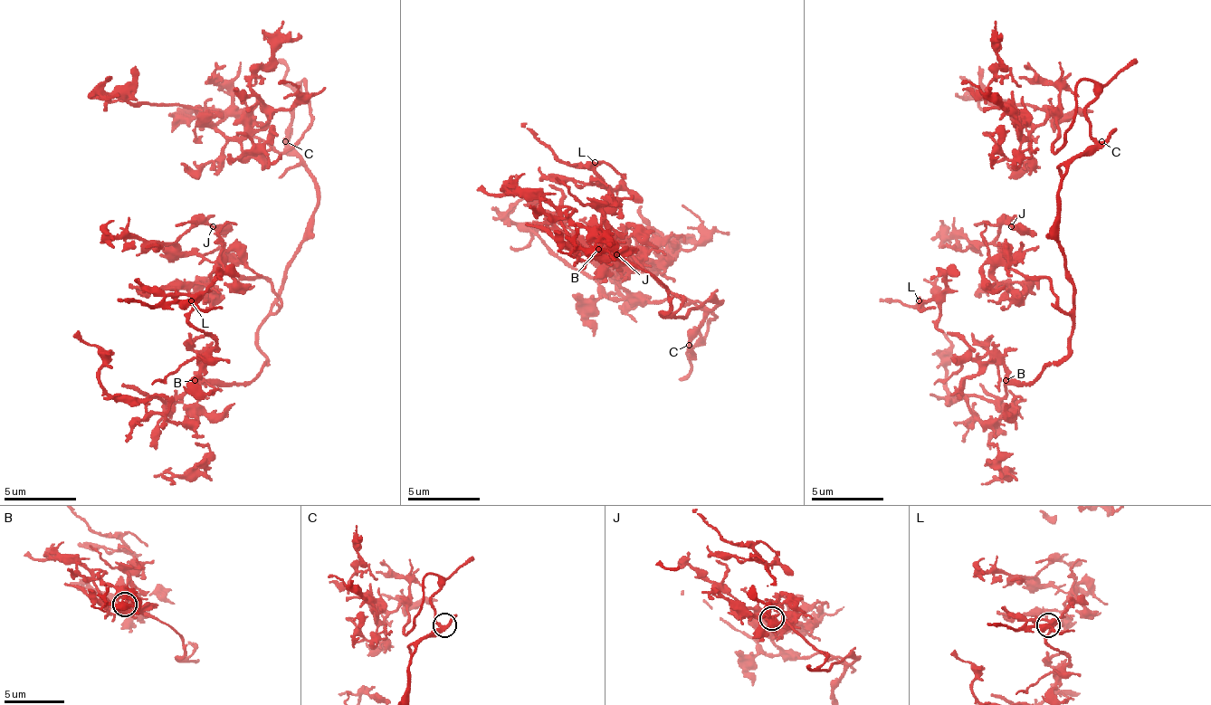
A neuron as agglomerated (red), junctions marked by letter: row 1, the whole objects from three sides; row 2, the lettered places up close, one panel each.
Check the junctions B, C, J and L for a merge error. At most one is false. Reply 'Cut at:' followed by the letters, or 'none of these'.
Cut at: none of these

